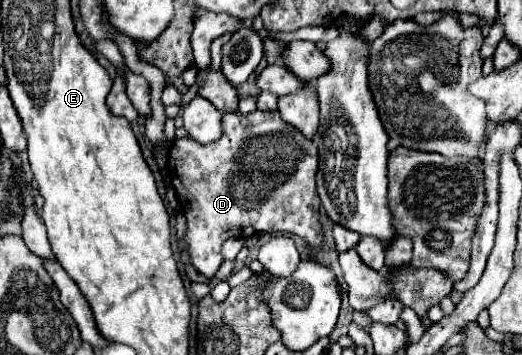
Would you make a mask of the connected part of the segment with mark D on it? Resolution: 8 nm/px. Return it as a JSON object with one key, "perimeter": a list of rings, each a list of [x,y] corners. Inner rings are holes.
{"perimeter":[[[230,112],[224,116],[224,134],[220,140],[212,144],[198,144],[192,138],[180,138],[170,144],[168,150],[168,170],[174,182],[174,190],[178,192],[180,206],[188,220],[188,254],[192,258],[192,266],[204,274],[206,278],[214,278],[222,258],[222,242],[230,236],[244,238],[246,226],[256,226],[256,234],[260,232],[284,232],[296,234],[306,240],[312,248],[322,248],[322,228],[318,220],[320,200],[316,196],[316,168],[318,168],[318,152],[316,144],[310,138],[304,138],[298,128],[282,122],[280,112],[252,112],[248,116],[240,116]],[[276,178],[276,186],[268,186],[268,180]]]}

